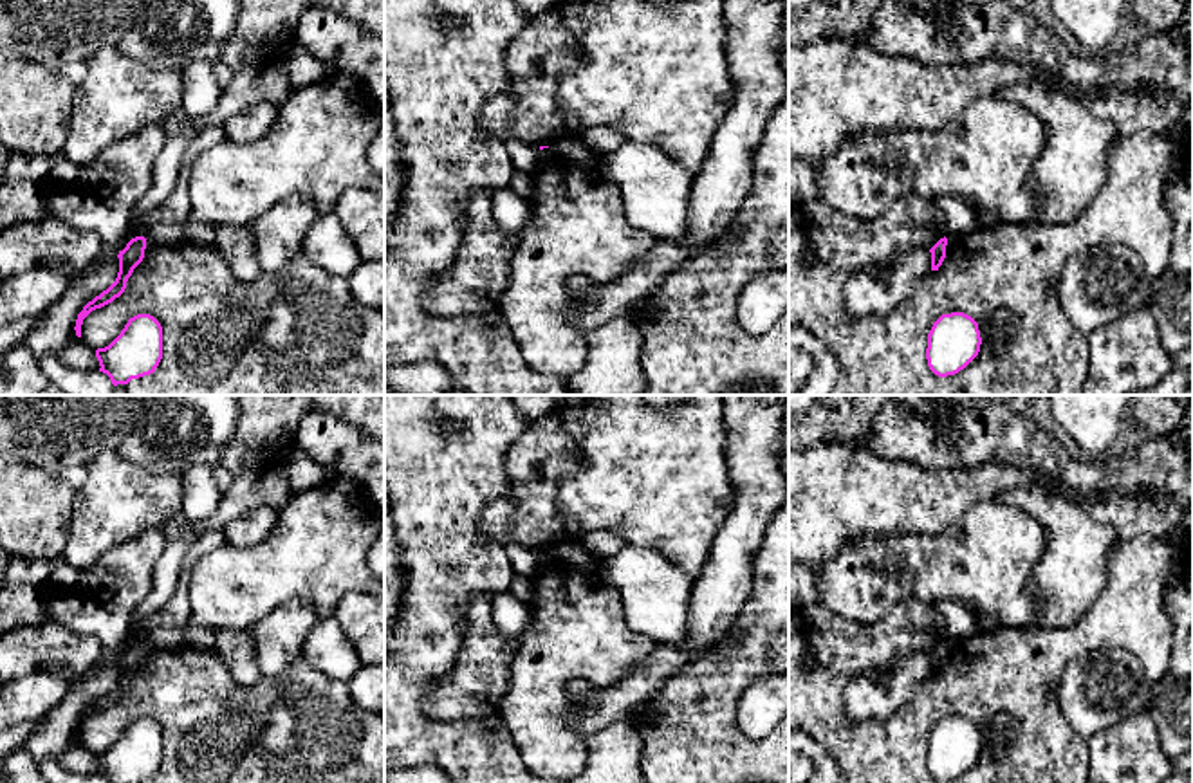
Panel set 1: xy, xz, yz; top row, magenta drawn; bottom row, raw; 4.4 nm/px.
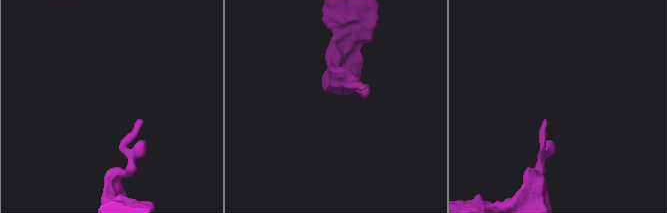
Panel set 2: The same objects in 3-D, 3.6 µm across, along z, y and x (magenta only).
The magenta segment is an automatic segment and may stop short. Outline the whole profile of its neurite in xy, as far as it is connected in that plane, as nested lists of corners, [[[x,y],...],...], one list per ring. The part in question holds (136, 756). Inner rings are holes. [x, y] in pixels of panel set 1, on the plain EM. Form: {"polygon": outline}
{"polygon": [[[150,718],[128,723],[121,738],[96,754],[99,776],[110,783],[139,783],[155,776],[162,763],[162,731]]]}

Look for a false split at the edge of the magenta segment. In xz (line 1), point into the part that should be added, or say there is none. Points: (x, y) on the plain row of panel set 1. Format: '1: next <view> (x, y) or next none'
1: next none

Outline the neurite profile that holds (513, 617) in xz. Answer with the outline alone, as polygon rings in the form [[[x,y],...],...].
[[[509,592],[493,594],[493,621],[505,640],[518,642],[531,628],[531,610]]]

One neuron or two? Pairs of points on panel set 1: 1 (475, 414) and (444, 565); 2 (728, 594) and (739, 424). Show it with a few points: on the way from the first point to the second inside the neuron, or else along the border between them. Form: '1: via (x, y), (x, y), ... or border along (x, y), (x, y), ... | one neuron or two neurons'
1: via (475, 451), (470, 462), (444, 488), (444, 527) | one neuron
2: via (731, 552), (749, 516), (749, 466) | one neuron

